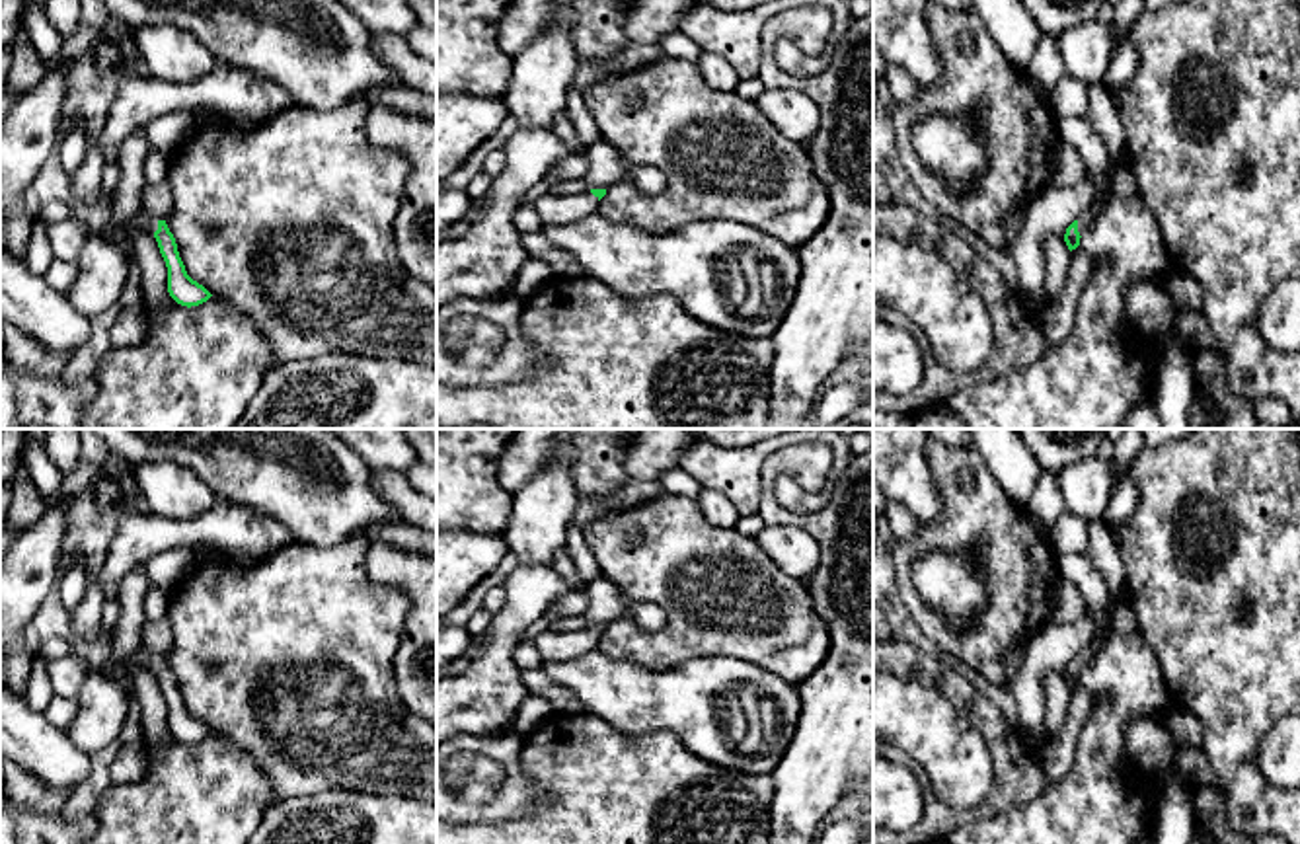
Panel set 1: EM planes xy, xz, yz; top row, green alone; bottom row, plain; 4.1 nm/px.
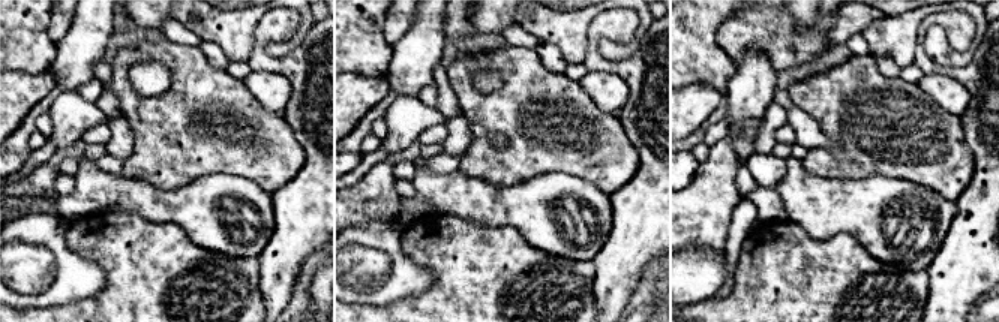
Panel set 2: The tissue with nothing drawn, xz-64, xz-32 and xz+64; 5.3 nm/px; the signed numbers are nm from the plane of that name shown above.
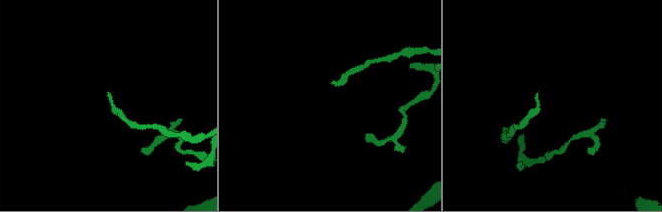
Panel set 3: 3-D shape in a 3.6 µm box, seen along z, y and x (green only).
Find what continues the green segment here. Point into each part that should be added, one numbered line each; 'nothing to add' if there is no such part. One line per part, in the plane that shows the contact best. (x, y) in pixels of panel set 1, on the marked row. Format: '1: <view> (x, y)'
1: yz (1086, 221)

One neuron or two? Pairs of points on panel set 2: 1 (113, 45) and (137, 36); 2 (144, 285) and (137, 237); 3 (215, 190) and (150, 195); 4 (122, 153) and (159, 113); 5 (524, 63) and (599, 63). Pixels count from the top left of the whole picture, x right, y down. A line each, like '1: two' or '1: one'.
1: one
2: one
3: one
4: two
5: two

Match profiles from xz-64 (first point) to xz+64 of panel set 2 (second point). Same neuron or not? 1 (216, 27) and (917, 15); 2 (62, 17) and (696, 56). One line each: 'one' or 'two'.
1: one
2: two

